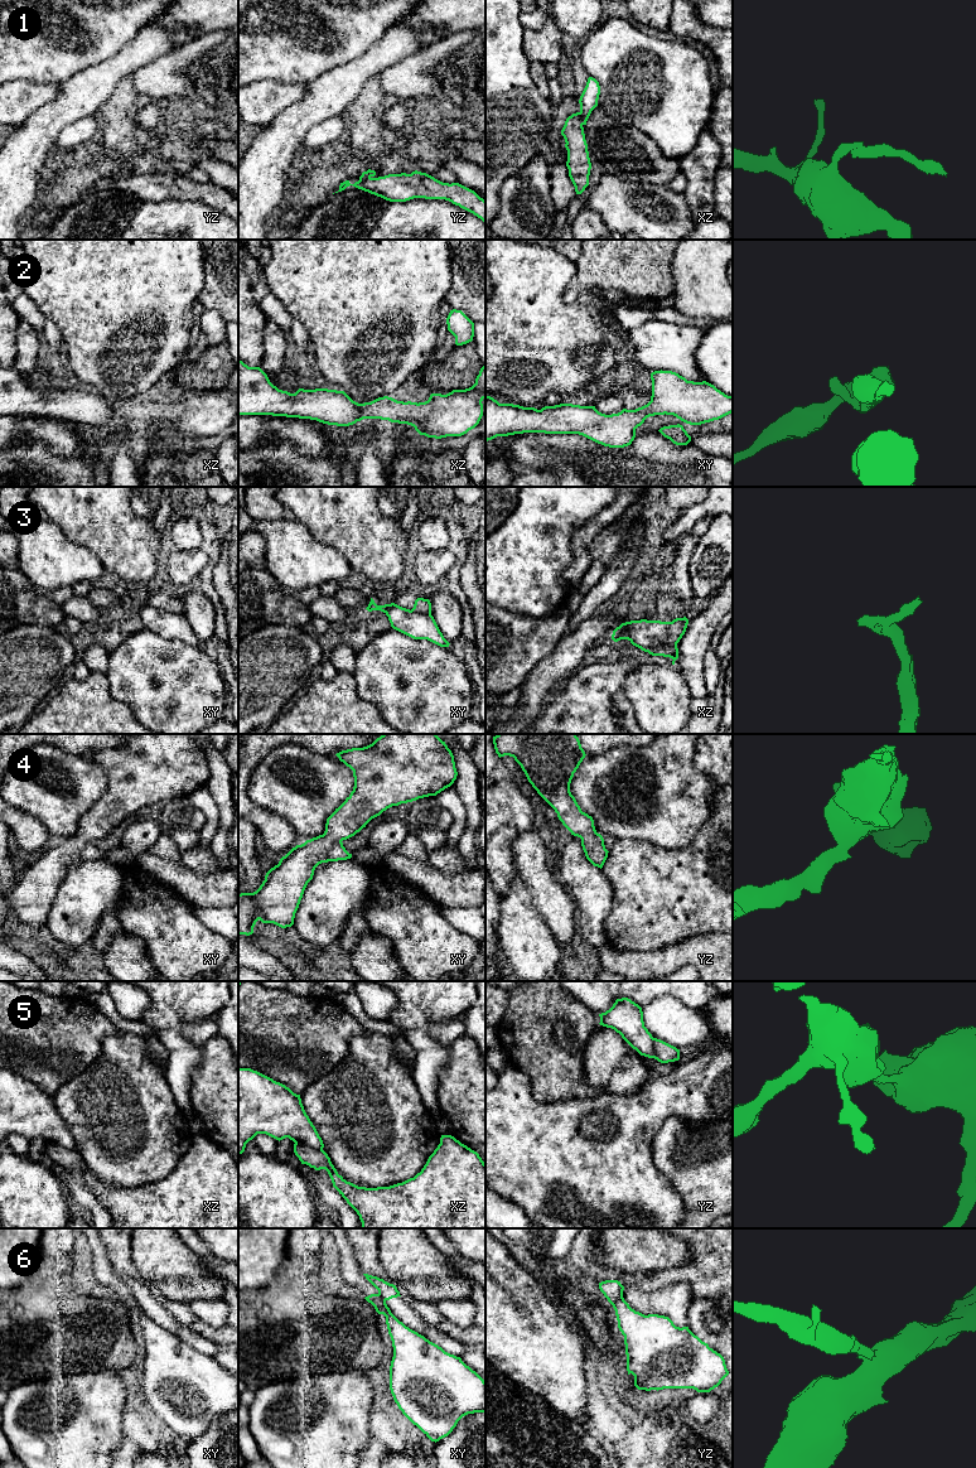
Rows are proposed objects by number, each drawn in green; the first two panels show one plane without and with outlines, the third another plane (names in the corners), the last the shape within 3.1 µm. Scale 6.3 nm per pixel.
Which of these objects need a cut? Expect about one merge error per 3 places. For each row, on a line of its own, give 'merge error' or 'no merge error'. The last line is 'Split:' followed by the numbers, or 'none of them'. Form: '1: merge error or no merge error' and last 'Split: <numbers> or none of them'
1: merge error
2: no merge error
3: merge error
4: no merge error
5: merge error
6: merge error
Split: 1, 3, 5, 6

